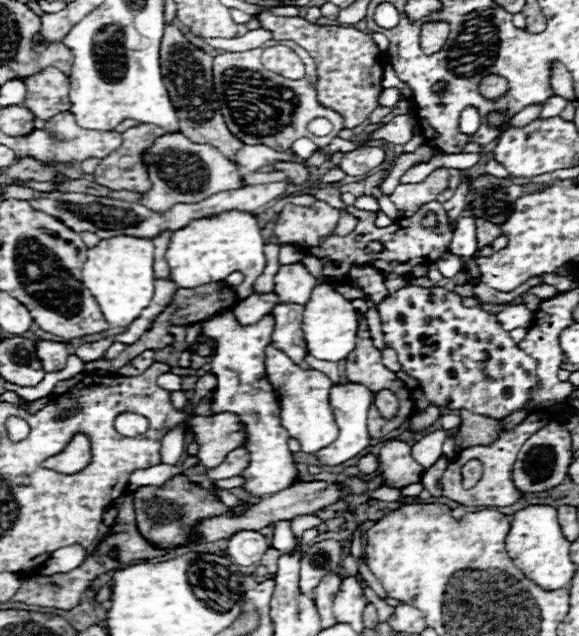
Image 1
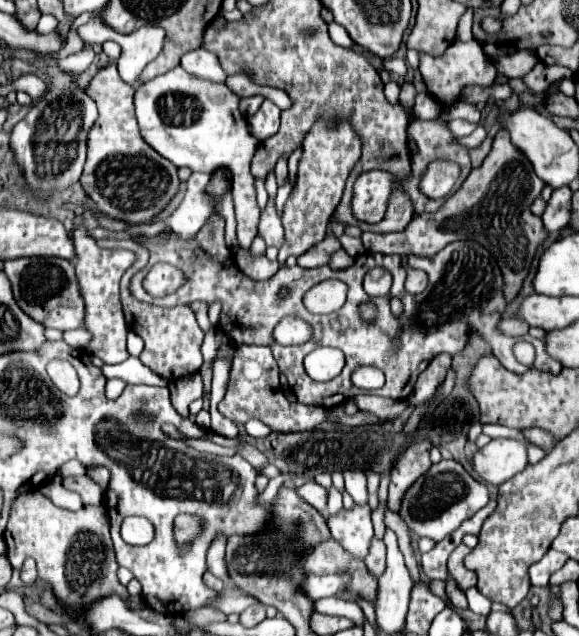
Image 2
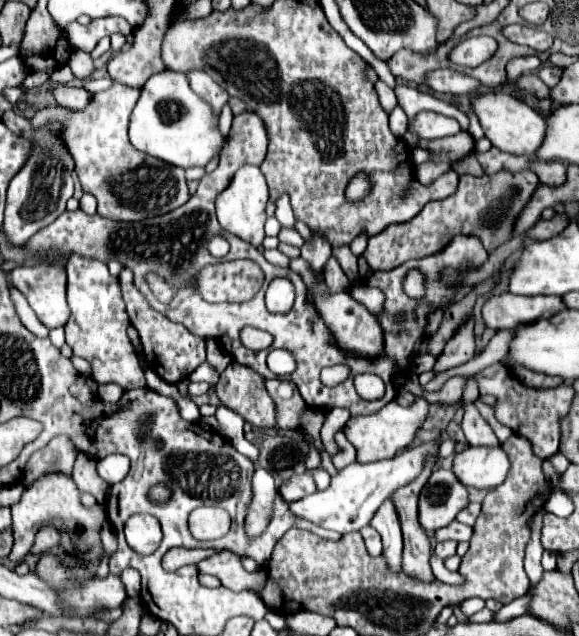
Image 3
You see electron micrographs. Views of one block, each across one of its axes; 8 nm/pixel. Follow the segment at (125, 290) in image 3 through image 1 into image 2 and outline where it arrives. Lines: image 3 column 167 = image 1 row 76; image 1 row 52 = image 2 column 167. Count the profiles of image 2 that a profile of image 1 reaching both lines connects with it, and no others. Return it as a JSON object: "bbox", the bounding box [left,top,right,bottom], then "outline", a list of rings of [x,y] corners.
{"bbox":[120,240,204,380],"outline":[[[126,240],[126,248],[136,254],[136,262],[124,272],[124,284],[120,284],[120,296],[122,296],[122,306],[124,306],[128,328],[144,340],[144,349],[140,354],[142,364],[146,364],[152,372],[156,372],[158,376],[162,376],[166,380],[178,380],[178,378],[184,378],[184,376],[198,372],[202,366],[200,346],[204,340],[204,332],[200,330],[194,312],[188,306],[160,308],[160,306],[138,302],[130,294],[128,284],[130,284],[130,278],[134,276],[134,272],[146,266],[148,254],[146,254],[146,248],[138,246],[134,240]]]}

